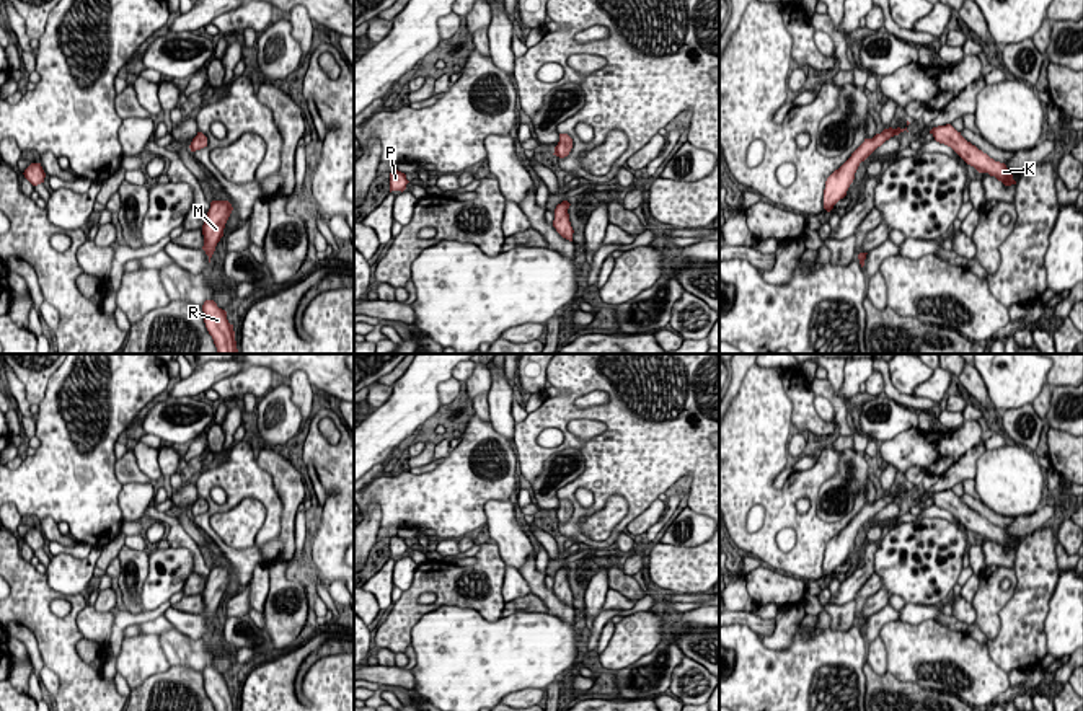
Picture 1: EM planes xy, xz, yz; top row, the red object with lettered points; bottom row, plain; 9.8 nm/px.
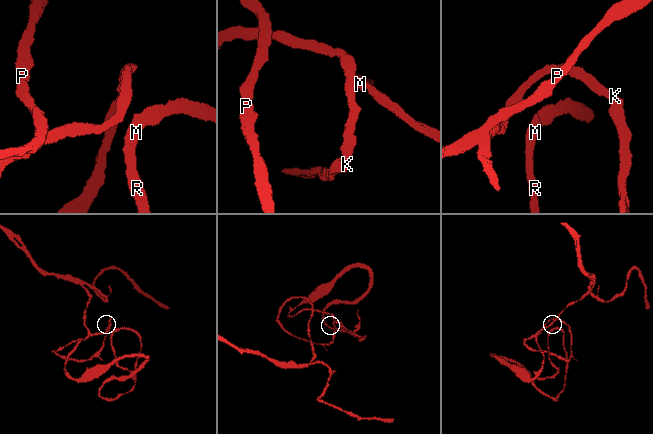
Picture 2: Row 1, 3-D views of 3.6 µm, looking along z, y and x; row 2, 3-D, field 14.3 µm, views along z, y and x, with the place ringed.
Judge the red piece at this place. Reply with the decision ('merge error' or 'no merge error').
no merge error

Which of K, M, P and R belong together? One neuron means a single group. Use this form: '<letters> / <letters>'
K M P R

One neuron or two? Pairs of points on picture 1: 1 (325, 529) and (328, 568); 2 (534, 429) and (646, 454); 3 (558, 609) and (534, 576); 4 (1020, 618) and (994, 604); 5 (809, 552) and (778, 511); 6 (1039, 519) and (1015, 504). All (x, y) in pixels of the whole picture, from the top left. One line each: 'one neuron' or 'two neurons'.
1: one neuron
2: one neuron
3: one neuron
4: two neurons
5: one neuron
6: two neurons

